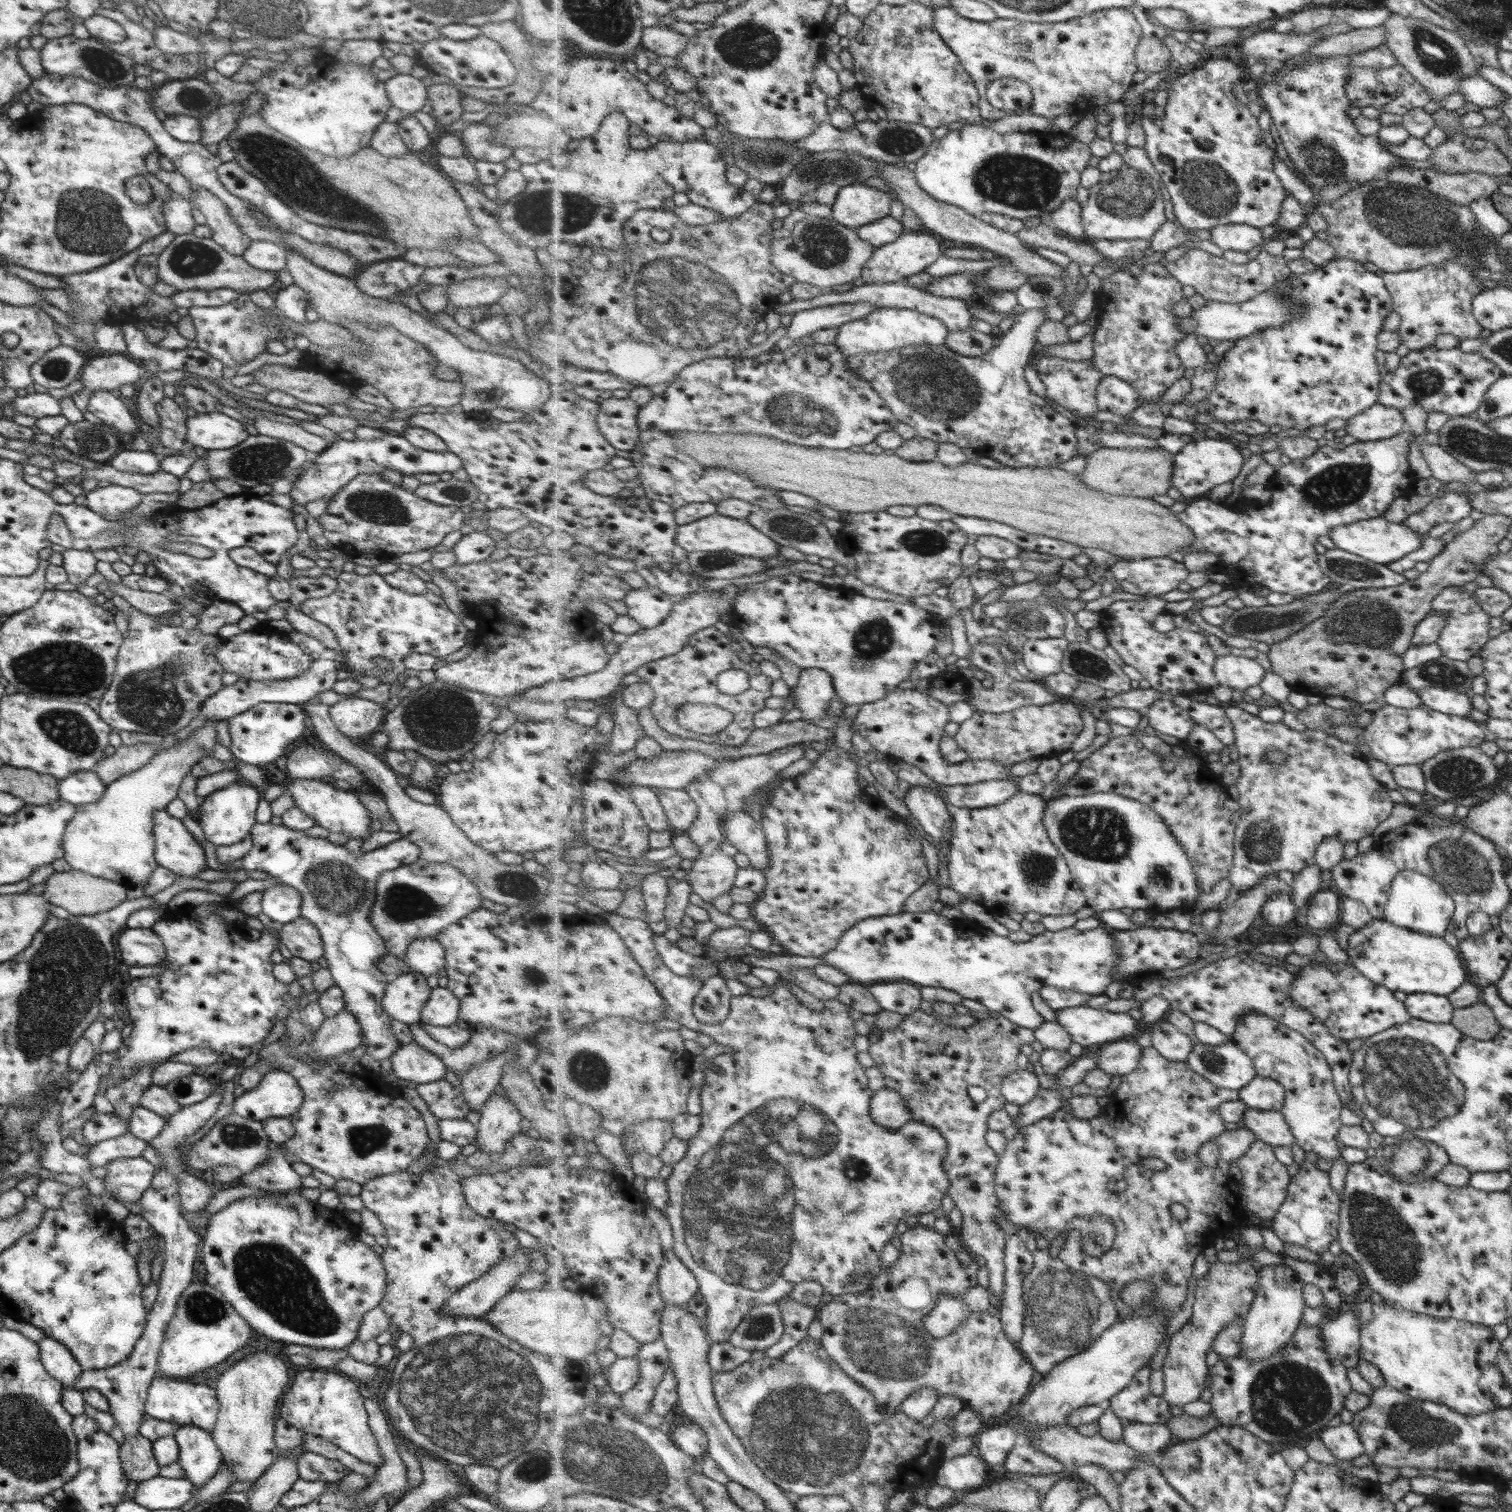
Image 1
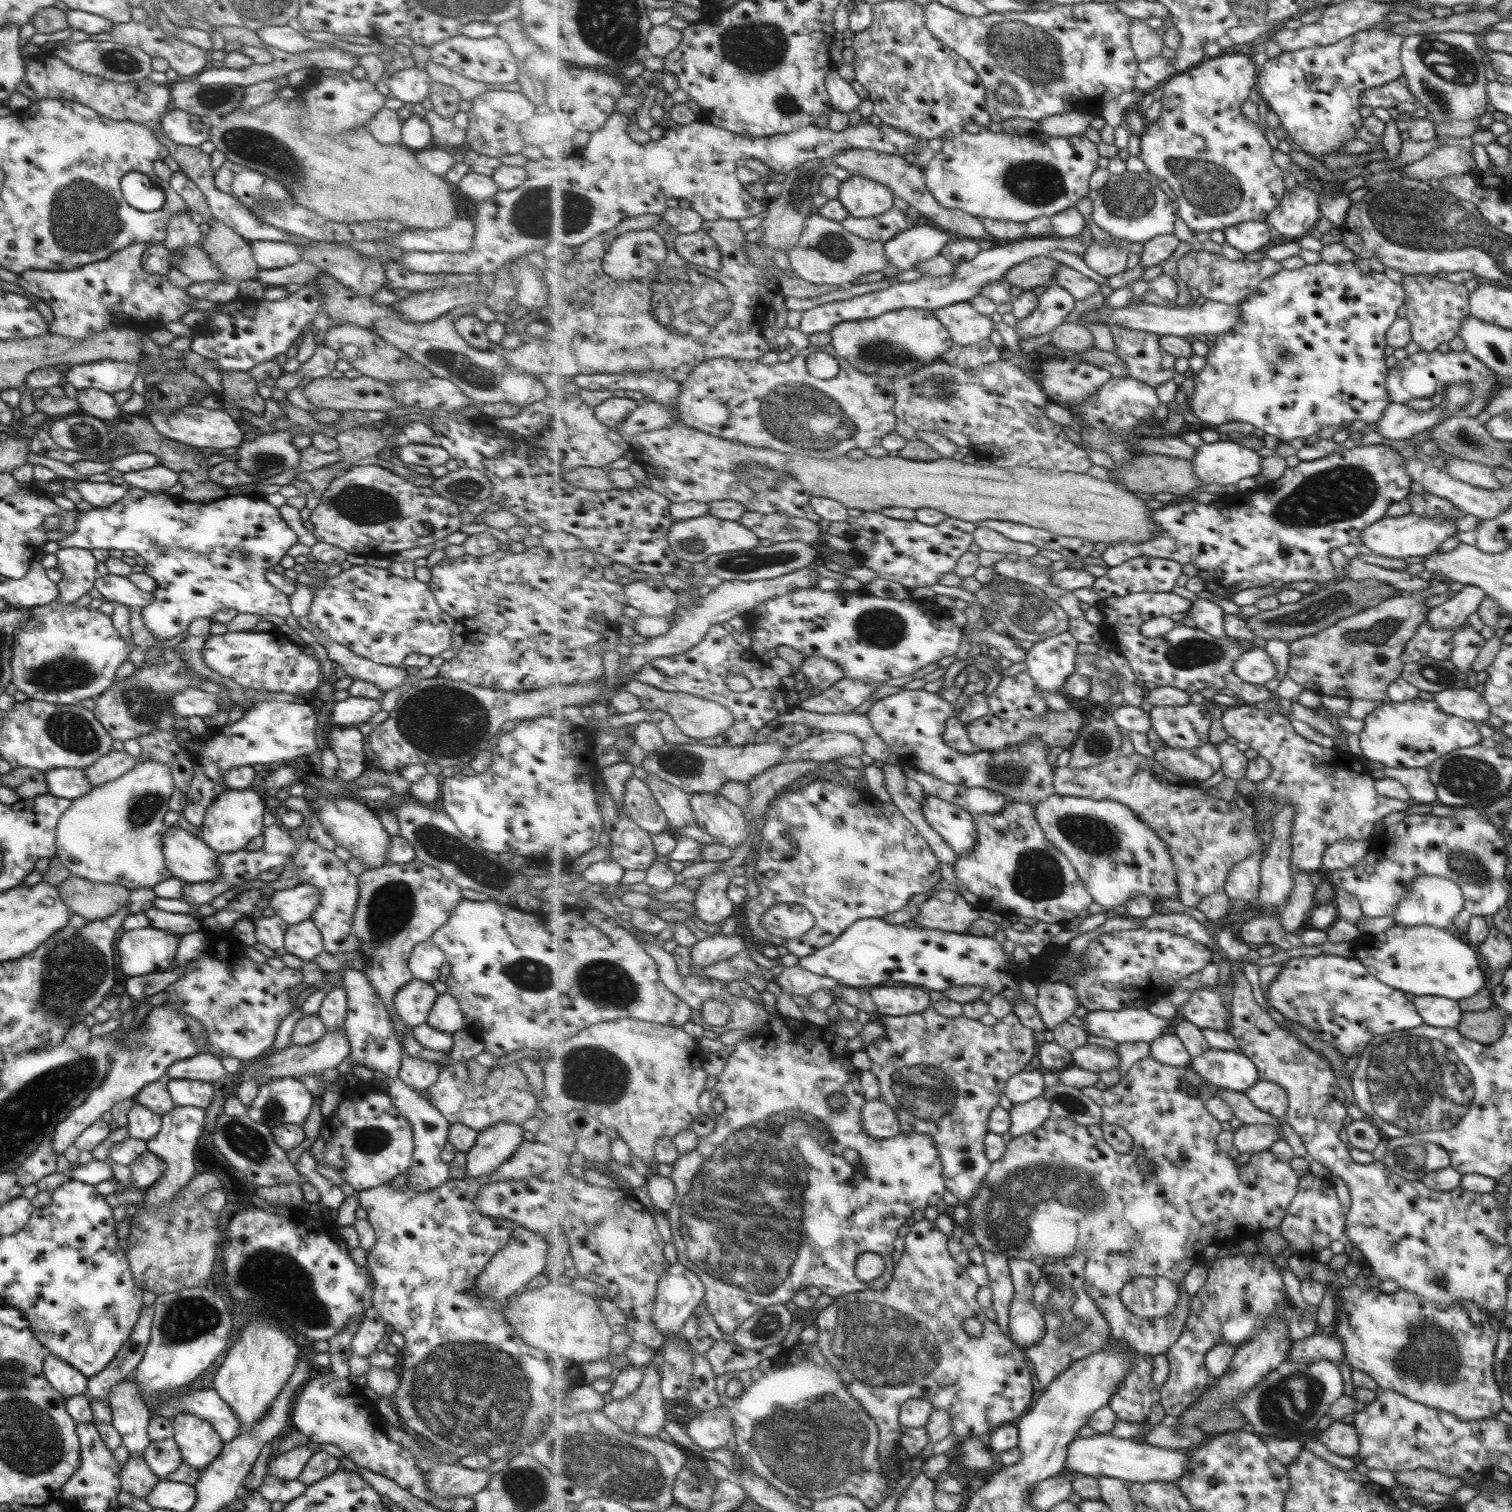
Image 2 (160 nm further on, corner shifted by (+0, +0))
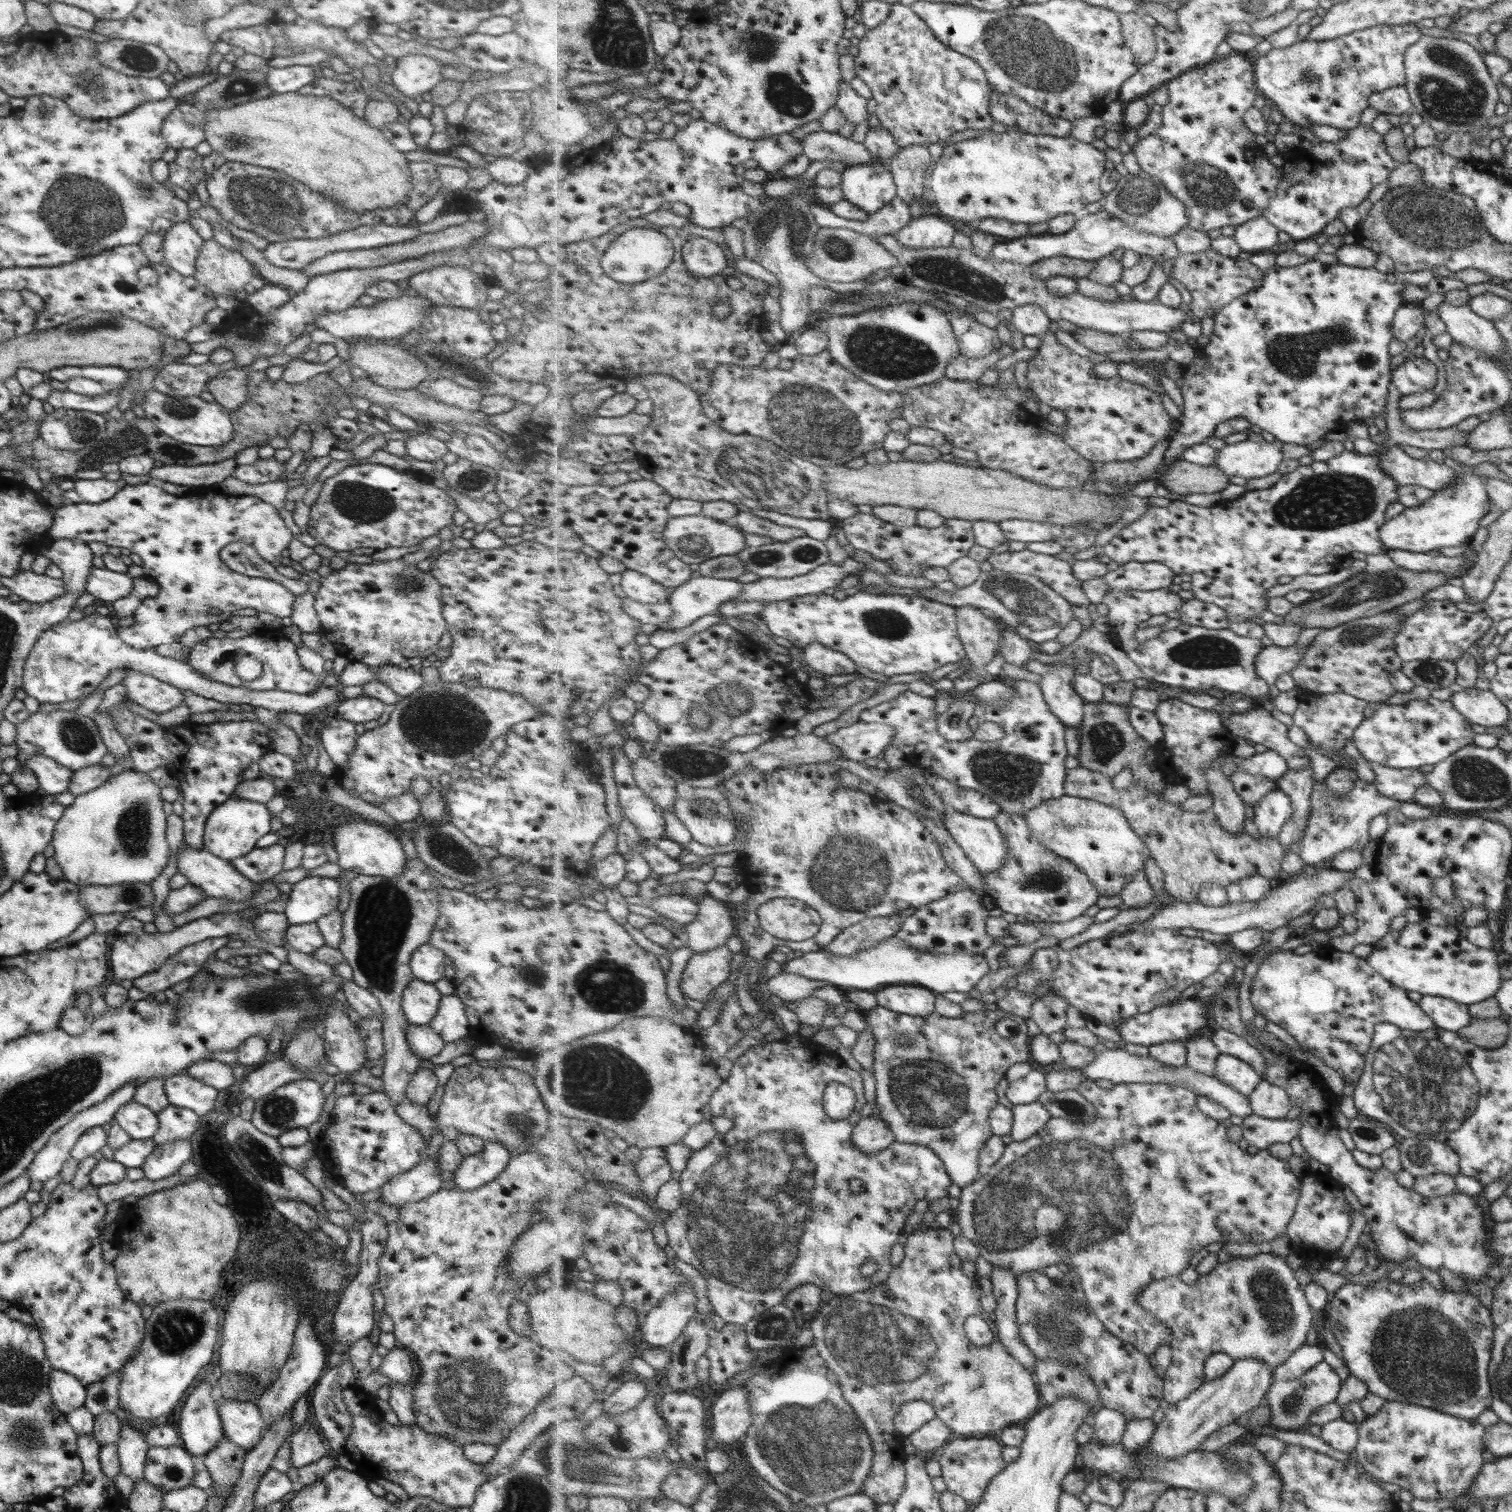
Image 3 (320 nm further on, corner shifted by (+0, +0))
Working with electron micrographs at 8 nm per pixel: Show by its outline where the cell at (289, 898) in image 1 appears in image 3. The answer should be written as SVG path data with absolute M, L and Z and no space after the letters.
M307 876L292 884L283 914L289 925L314 923L319 917L336 910L339 900L337 879Z

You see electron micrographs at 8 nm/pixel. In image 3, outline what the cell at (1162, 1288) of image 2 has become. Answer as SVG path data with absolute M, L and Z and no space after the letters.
M1267 1250L1257 1253L1250 1257L1232 1257L1229 1262L1217 1263L1216 1267L1206 1276L1199 1276L1197 1282L1193 1286L1185 1284L1179 1277L1170 1277L1167 1279L1155 1280L1149 1287L1143 1290L1142 1294L1138 1296L1139 1302L1143 1305L1145 1310L1153 1313L1162 1325L1171 1327L1175 1332L1175 1338L1170 1342L1173 1349L1172 1363L1169 1365L1164 1377L1164 1400L1170 1405L1176 1402L1189 1398L1204 1382L1207 1380L1205 1368L1206 1360L1213 1354L1224 1353L1231 1355L1234 1359L1258 1358L1266 1362L1267 1366L1273 1367L1274 1371L1278 1366L1285 1364L1288 1358L1291 1358L1301 1346L1307 1343L1307 1337L1313 1328L1313 1318L1318 1318L1316 1311L1307 1300L1306 1290L1299 1284L1295 1270L1285 1262L1283 1257L1277 1256Z

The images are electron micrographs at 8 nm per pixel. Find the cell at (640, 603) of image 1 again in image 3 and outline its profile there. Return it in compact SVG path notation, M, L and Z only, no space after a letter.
M628 568L620 575L620 586L629 598L649 604L667 602L671 598L671 595L669 596L665 590L666 586L655 582L655 579L646 574Z

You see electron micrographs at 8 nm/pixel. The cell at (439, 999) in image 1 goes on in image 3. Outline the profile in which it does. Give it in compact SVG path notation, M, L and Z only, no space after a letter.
M454 993L440 998L437 1013L428 1025L444 1043L452 1044L453 1040L469 1036L468 1020L464 1014L463 1003Z

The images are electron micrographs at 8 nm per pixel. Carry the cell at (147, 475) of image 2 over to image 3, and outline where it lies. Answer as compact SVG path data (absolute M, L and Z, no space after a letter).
M228 458L221 462L198 464L197 466L181 465L155 465L149 472L150 482L171 482L177 486L186 486L189 489L197 486L209 486L217 484L227 477L231 477L233 469L237 466L234 458Z

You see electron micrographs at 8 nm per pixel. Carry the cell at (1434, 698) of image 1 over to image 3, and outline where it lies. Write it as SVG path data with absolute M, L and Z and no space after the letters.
M1475 687L1453 688L1449 702L1456 712L1471 724L1479 724L1483 727L1503 727L1508 719L1507 709L1489 690L1480 690Z

